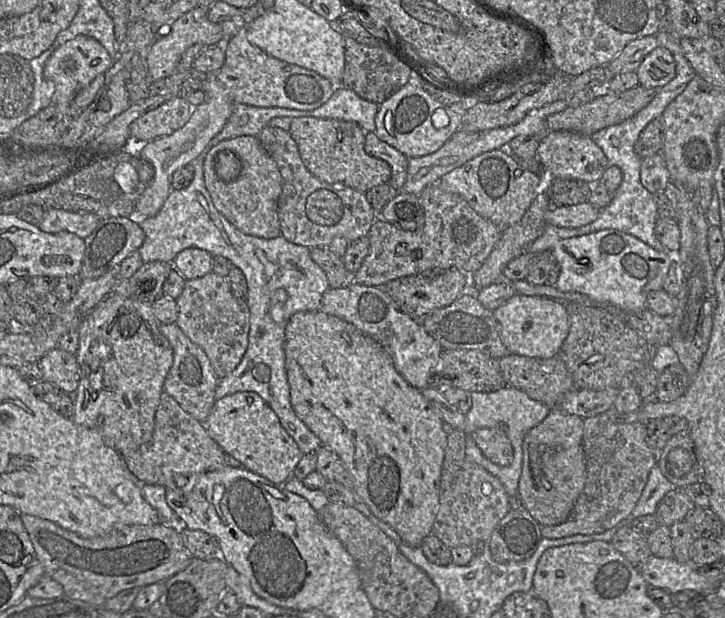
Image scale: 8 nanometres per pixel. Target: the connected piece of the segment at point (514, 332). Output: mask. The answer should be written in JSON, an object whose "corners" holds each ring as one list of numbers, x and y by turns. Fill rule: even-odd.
{"corners":[[519,293,495,309,493,314,503,345,510,354,519,356,538,359,557,356,570,329,565,304]]}

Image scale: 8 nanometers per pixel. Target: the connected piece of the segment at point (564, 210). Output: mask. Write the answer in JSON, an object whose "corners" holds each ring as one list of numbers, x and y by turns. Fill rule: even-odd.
{"corners":[[583,202,569,206,551,206,545,213,546,224,563,227,578,228,587,225,597,219,600,210]]}

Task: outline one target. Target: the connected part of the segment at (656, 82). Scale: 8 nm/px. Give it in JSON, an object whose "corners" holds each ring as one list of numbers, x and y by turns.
{"corners":[[658,46,636,70,639,85,647,89,659,89,675,77,675,67,672,53,667,48]]}

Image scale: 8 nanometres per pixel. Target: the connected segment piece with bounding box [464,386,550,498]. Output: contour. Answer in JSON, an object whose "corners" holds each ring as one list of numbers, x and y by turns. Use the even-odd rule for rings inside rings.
{"corners":[[506,386,495,392,472,392,470,393,472,406,465,415,466,426,466,460,479,464,492,475,496,476,502,483,509,498,518,494,518,484,522,472,523,449,522,444,525,435,534,427,539,425,550,413,546,405,531,399,524,392],[480,428,491,428,501,430,509,439,513,448,513,460,510,465,502,467,492,463,478,448,472,439,472,433]]}

